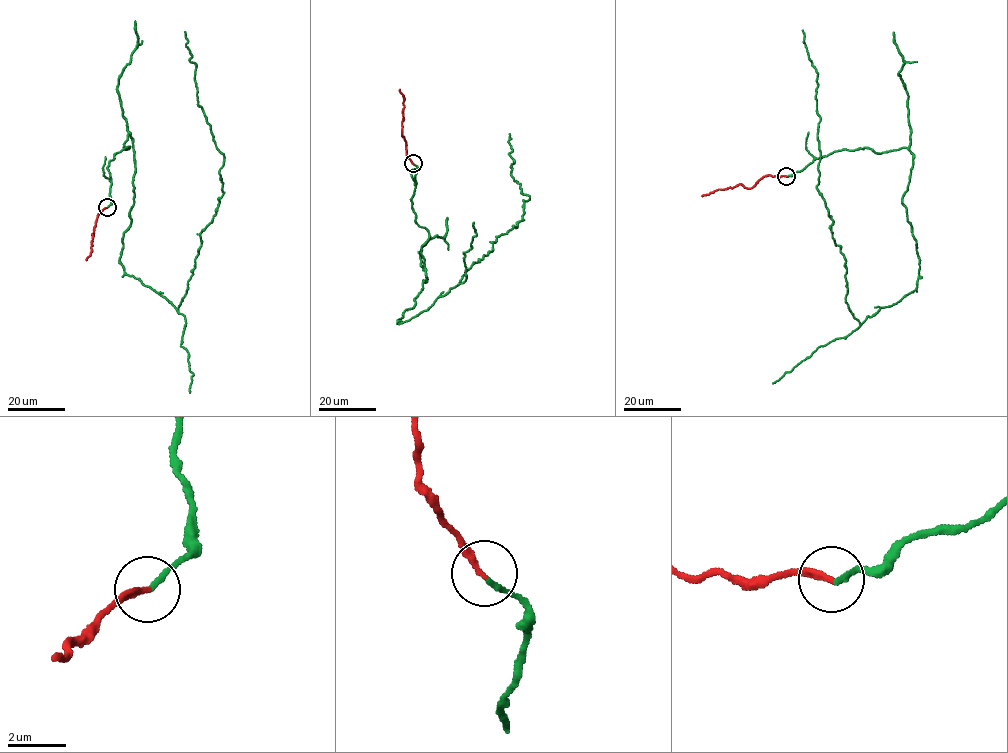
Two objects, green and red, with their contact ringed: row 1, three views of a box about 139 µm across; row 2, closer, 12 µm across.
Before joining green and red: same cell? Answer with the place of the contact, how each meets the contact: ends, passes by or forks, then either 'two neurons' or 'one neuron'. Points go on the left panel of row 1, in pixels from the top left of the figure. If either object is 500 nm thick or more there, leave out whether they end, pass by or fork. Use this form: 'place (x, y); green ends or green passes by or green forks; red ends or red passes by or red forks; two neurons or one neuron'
place (107, 207); green ends; red ends; one neuron

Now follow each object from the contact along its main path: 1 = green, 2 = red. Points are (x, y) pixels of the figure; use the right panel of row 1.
1: (786, 176), (842, 149), (907, 147), (917, 287), (861, 324), (846, 301), (802, 30)
2: (786, 176), (765, 175), (750, 188), (739, 184), (702, 196)

